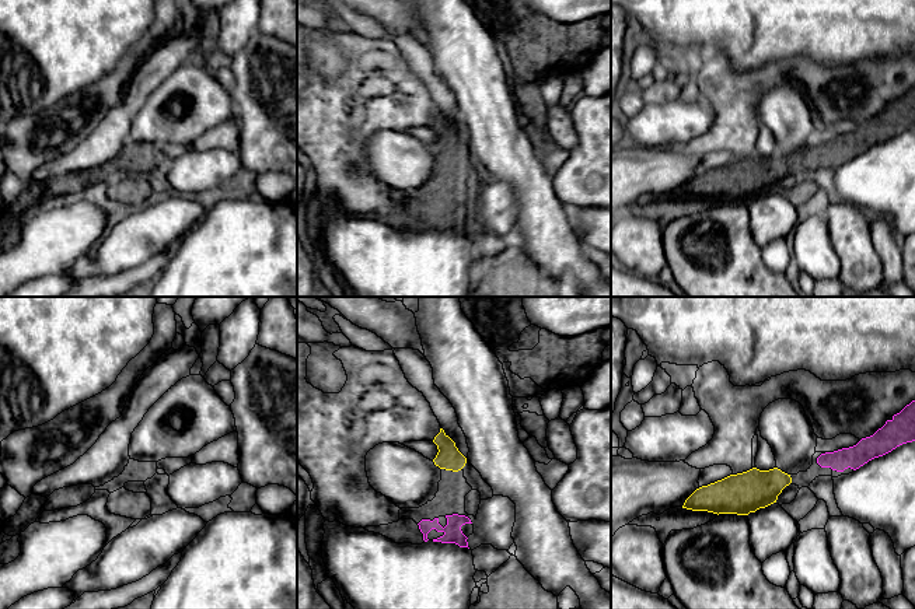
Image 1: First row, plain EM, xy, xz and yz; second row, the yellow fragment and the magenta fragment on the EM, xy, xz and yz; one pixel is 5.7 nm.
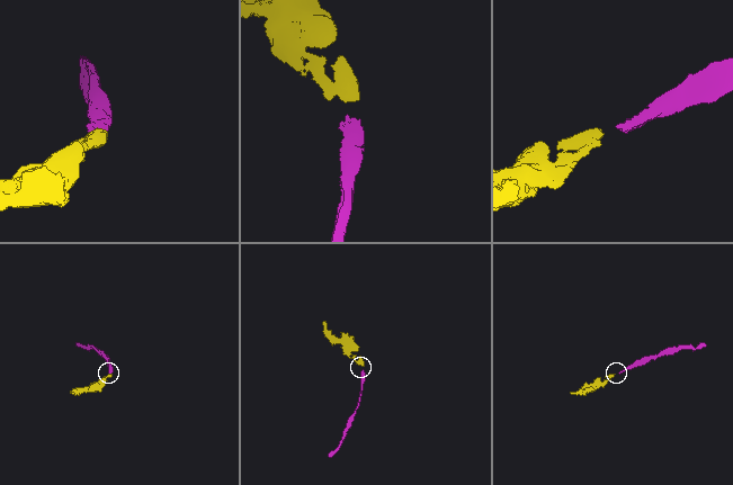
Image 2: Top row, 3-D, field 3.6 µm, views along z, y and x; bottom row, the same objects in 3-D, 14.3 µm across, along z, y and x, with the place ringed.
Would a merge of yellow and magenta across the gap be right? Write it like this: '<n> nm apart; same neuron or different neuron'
180 nm apart; same neuron

